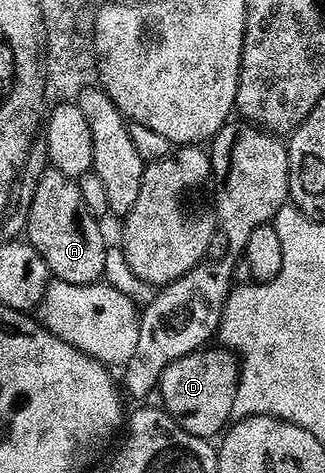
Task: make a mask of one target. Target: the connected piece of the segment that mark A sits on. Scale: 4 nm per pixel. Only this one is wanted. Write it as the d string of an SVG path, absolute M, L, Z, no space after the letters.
M52 169L46 171L46 175L37 183L33 204L27 207L28 242L32 243L43 261L47 261L49 274L54 280L70 282L75 286L100 284L105 273L105 235L99 228L93 227L92 218L85 216L80 186L63 173Z

